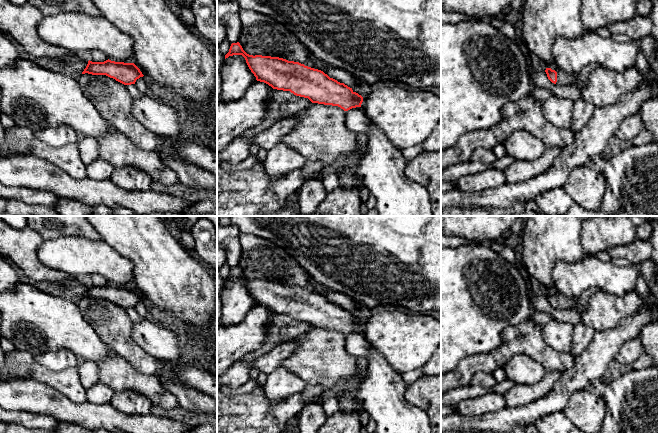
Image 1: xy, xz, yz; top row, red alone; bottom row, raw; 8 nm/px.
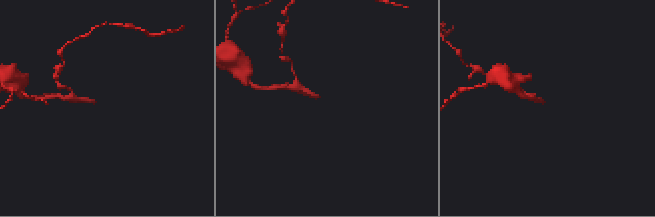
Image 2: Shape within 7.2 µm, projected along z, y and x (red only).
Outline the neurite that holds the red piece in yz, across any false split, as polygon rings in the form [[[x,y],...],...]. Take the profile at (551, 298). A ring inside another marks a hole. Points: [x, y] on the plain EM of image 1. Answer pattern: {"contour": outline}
{"contour": [[[546,292],[545,294],[548,303],[559,310],[577,309],[579,300],[566,297],[557,292]]]}

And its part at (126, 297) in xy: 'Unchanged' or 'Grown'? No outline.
Unchanged

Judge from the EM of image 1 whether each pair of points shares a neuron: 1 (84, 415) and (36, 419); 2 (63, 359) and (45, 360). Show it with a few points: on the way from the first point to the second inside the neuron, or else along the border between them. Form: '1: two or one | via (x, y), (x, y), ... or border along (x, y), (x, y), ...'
1: two | border along (30, 412), (51, 415), (60, 420)
2: one | via (59, 360), (49, 360)

